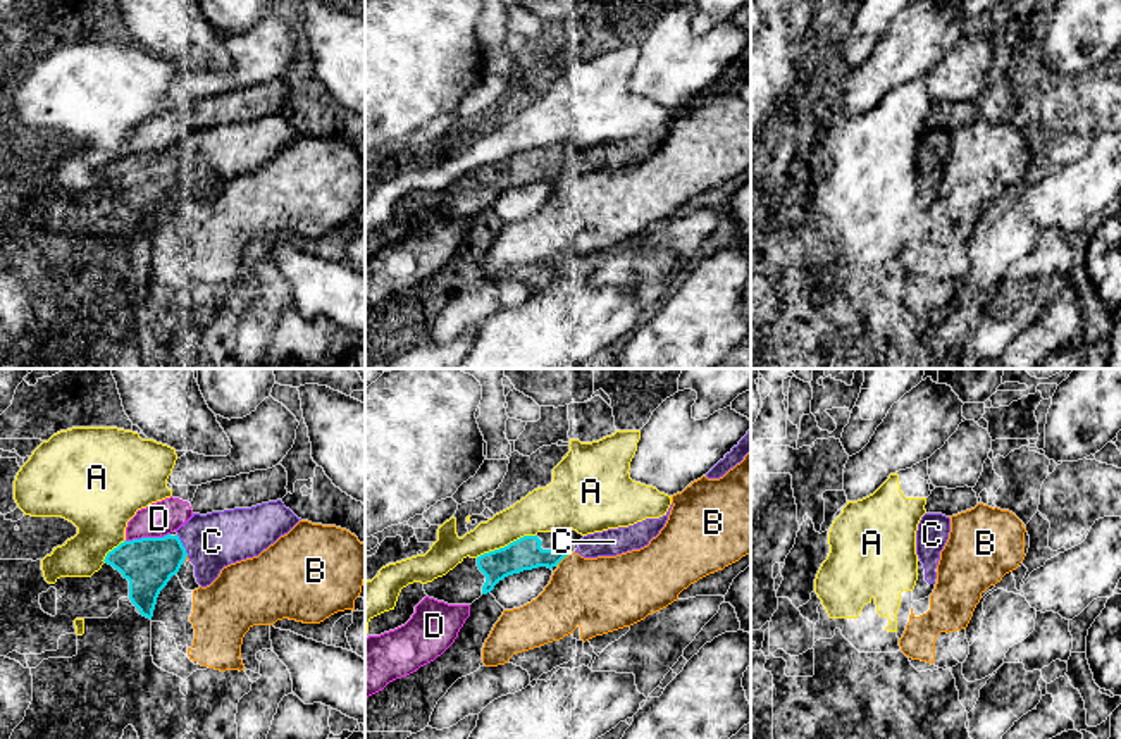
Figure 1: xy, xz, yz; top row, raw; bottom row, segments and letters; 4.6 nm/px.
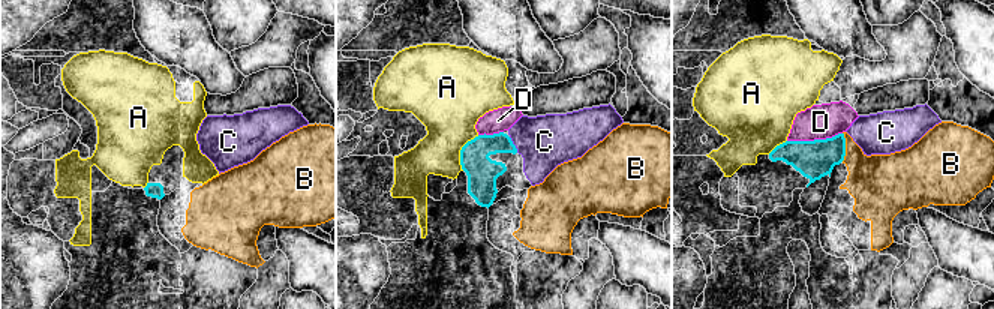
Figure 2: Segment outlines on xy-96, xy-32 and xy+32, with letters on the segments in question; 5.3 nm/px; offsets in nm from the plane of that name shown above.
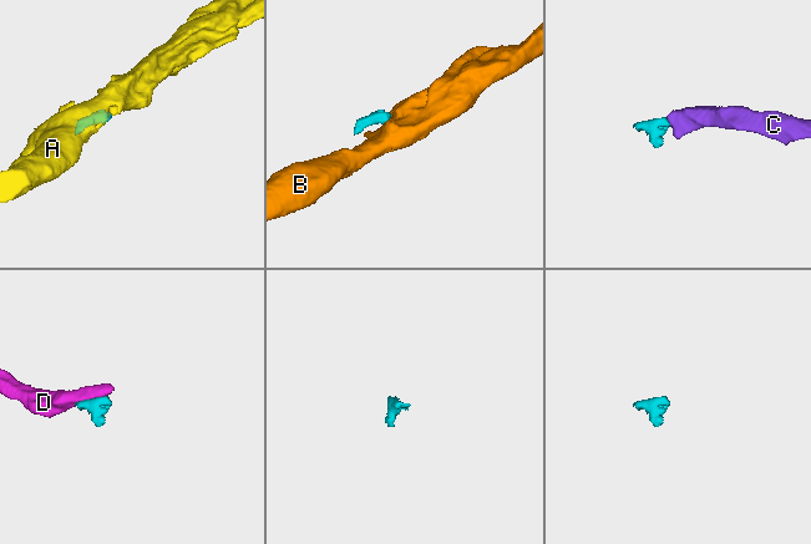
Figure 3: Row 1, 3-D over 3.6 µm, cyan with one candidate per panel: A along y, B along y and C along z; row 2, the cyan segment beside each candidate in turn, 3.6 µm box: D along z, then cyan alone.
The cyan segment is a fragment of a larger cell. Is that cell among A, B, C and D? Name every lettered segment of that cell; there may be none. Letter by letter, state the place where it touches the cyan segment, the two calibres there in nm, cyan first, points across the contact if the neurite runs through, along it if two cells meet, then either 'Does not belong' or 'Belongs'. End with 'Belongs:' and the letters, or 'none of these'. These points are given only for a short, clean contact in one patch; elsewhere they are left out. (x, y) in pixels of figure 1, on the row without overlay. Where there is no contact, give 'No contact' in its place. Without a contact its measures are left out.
A: Touches cyan at xz (505, 161). Thickness 160 nm (cyan) against 200 nm. Boundary: xz (534, 149), (524, 149), (476, 171). Does not belong
B: Touches cyan at xz (563, 171). Thickness 160 nm (cyan) against 360 nm. Does not belong
C: Touches cyan at xy (181, 159). Thickness 240 nm (cyan) against 260 nm. Belongs
D: Touches cyan at xy (147, 152). Thickness 240 nm (cyan) against 160 nm. Does not belong
Belongs: C

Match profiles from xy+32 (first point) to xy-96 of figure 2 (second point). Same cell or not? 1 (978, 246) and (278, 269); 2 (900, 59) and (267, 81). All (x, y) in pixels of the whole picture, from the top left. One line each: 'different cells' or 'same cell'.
1: different cells
2: different cells

